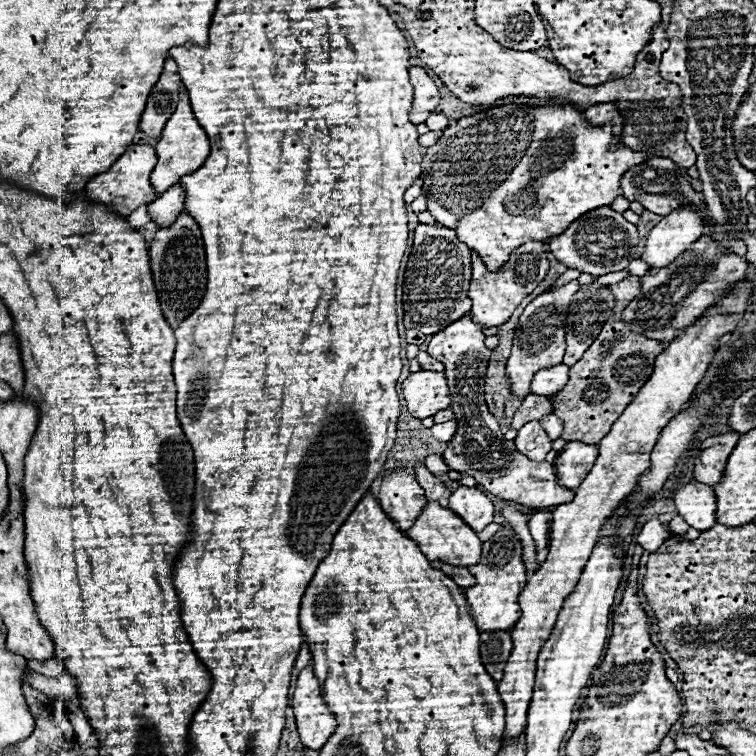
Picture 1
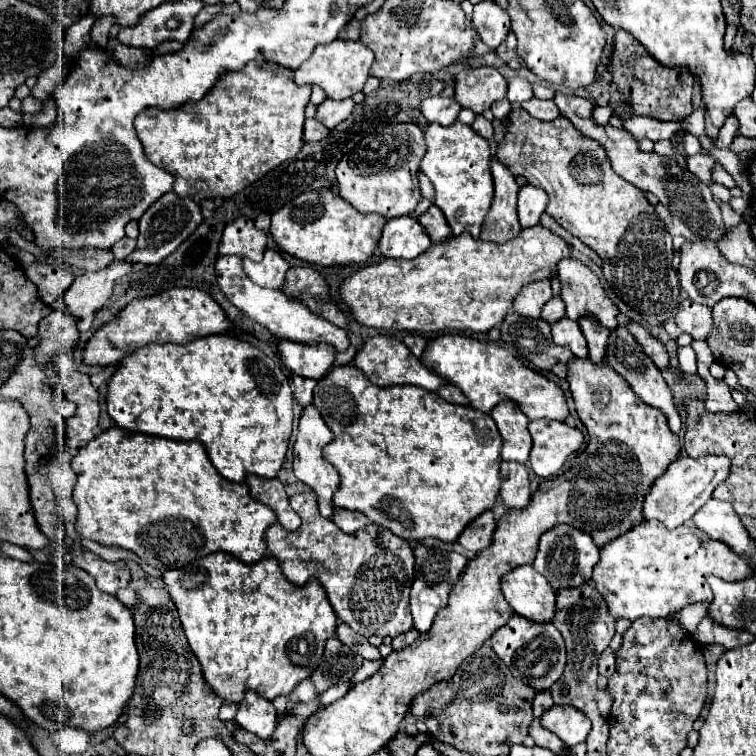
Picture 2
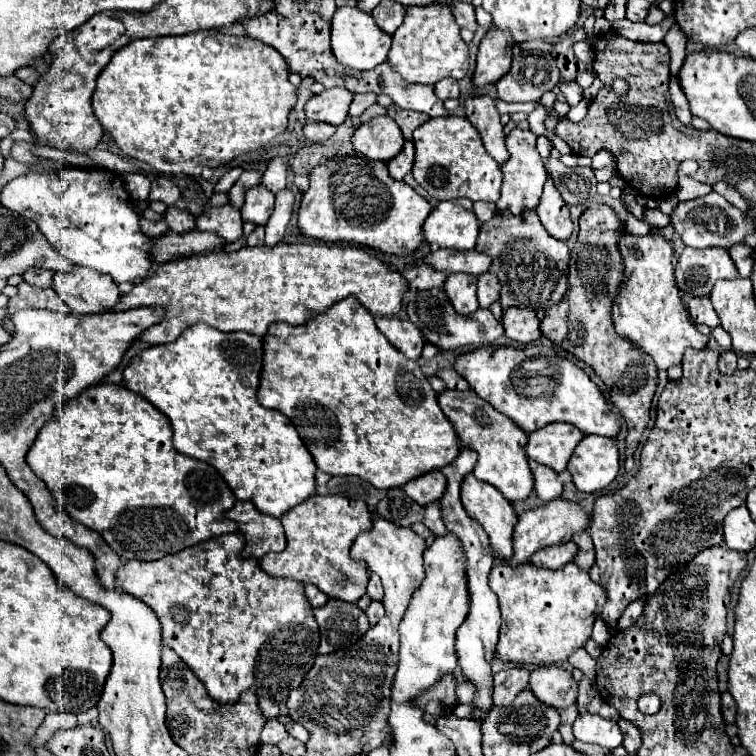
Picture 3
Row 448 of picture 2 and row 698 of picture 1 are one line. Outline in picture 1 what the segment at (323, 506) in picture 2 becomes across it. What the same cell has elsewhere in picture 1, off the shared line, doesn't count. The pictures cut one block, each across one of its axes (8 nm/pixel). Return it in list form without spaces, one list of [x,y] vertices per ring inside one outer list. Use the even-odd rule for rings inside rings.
[[[308,664],[300,672],[292,698],[298,734],[302,742],[314,750],[320,750],[324,742],[334,734],[336,718],[330,714],[322,698],[322,688],[314,674],[314,664]]]

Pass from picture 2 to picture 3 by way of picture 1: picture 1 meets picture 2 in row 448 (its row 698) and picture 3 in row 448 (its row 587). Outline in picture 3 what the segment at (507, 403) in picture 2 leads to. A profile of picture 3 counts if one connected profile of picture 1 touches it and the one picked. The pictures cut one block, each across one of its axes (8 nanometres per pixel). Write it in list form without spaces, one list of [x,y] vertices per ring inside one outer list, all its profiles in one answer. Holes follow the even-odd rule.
[[[554,422],[540,430],[534,430],[528,436],[526,456],[552,468],[554,472],[566,470],[568,458],[572,456],[578,442],[584,438],[584,432],[566,422]]]

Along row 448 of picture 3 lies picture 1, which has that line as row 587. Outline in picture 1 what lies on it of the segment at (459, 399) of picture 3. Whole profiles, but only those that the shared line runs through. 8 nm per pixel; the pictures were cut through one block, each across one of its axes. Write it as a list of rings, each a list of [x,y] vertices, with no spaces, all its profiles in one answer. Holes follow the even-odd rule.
[[[502,526],[490,540],[484,542],[484,554],[480,564],[468,568],[476,578],[476,586],[466,588],[466,600],[470,614],[478,630],[508,630],[520,616],[518,596],[526,586],[526,568],[522,562],[522,544],[510,526]]]

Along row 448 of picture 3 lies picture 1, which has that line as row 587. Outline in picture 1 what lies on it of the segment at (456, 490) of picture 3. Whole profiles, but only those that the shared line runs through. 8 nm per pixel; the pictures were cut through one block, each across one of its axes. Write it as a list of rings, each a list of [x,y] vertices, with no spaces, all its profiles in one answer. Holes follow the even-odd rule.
[[[432,562],[432,566],[434,566],[436,570],[442,570],[446,576],[450,576],[462,590],[466,590],[466,588],[470,588],[470,586],[476,584],[474,578],[472,578],[472,574],[470,574],[466,568],[450,566],[450,564],[444,564],[444,562]]]

